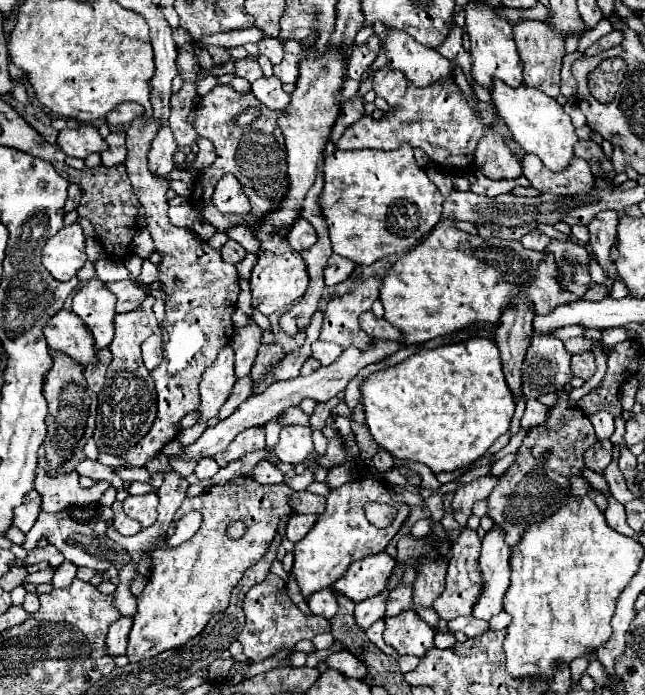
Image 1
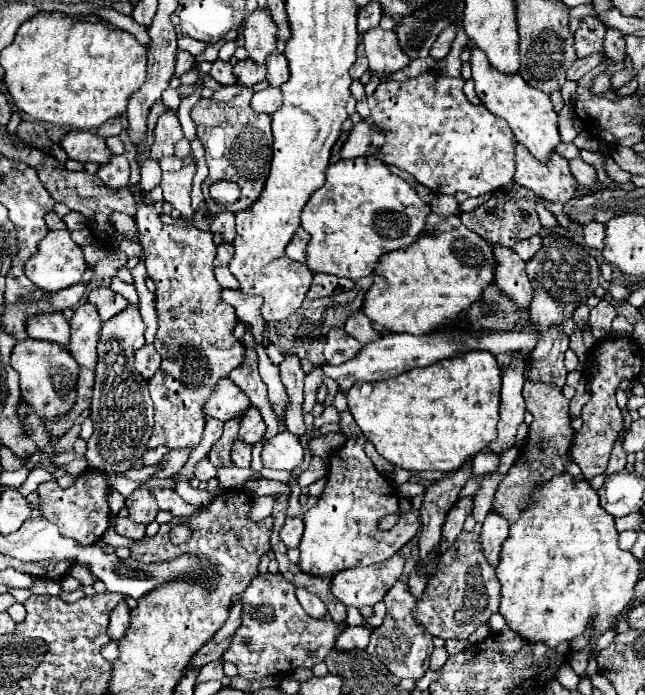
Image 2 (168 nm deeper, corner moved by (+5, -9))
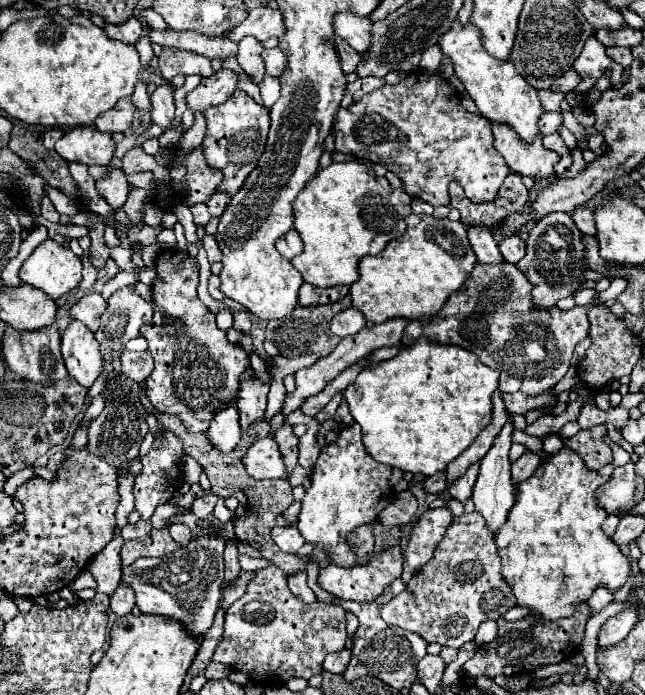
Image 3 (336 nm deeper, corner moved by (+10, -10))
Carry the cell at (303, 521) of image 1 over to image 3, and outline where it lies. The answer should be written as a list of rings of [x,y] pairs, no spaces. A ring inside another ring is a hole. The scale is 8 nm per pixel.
[[[276,526],[276,528],[272,528],[270,536],[278,544],[278,548],[282,552],[288,552],[288,554],[296,554],[304,544],[304,538],[300,536],[296,526],[284,526],[284,528]]]

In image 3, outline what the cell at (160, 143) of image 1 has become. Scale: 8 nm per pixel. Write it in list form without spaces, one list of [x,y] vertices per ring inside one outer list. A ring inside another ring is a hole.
[[[162,82],[152,94],[152,122],[168,128],[174,118],[174,88],[170,82]]]

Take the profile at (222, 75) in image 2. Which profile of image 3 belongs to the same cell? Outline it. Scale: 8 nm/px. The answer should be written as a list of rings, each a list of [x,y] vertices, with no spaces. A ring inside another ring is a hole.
[[[162,46],[162,54],[158,56],[158,66],[160,66],[164,80],[172,80],[176,74],[210,76],[214,72],[208,58],[188,52],[188,50],[168,48],[168,46]]]

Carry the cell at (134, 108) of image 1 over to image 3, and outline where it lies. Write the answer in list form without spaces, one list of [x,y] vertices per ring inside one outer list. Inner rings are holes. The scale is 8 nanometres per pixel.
[[[120,100],[120,104],[116,104],[112,110],[104,112],[104,116],[100,116],[94,124],[98,130],[102,132],[108,132],[108,134],[114,134],[114,132],[126,132],[132,124],[132,118],[134,118],[134,104],[132,100]]]

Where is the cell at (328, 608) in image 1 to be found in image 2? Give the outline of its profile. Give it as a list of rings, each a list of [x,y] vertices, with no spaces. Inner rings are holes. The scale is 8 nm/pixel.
[[[297,589],[297,599],[301,607],[307,611],[307,615],[313,615],[313,619],[323,619],[327,615],[325,603],[317,595],[309,593],[307,589]]]

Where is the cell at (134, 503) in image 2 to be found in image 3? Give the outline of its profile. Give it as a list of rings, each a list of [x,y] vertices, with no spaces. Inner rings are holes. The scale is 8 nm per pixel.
[[[164,432],[162,438],[154,438],[152,448],[148,450],[146,456],[140,458],[142,462],[142,470],[136,476],[136,484],[134,484],[134,496],[136,496],[136,510],[140,512],[140,516],[144,520],[148,520],[156,506],[168,502],[174,492],[182,486],[182,460],[184,458],[184,450],[182,450],[182,442],[172,434],[172,432]]]

